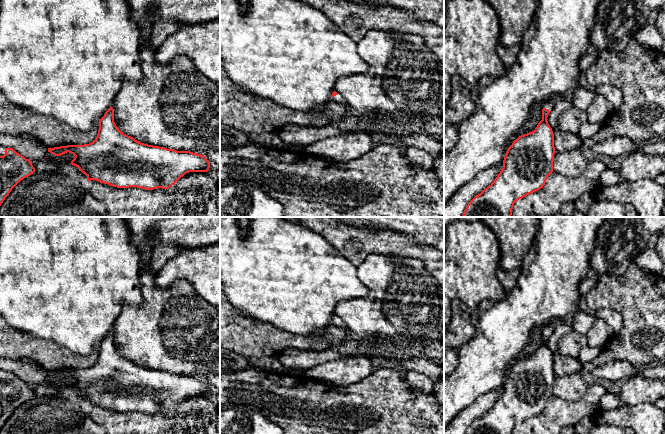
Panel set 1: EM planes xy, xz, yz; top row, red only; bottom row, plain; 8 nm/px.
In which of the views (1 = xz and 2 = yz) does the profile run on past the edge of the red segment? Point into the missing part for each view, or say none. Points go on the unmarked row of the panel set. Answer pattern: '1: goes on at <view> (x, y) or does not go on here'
1: goes on at xz (339, 322)
2: goes on at yz (549, 329)

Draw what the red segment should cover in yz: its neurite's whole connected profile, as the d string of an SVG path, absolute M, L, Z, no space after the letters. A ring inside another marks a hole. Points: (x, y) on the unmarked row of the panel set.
M553 320L543 328L542 344L535 354L513 365L500 397L469 426L465 434L512 434L516 425L543 412L553 396L556 376L547 341L562 321Z

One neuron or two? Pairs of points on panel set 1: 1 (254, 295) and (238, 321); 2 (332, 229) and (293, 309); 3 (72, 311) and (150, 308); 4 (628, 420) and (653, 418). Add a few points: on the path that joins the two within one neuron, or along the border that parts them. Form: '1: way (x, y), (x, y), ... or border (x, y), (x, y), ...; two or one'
1: border (230, 303), (236, 309), (265, 323); two
2: border (307, 227), (322, 235), (344, 256); two
3: border (141, 295), (142, 302), (125, 305), (112, 327); two
4: way (634, 418), (647, 418); one

